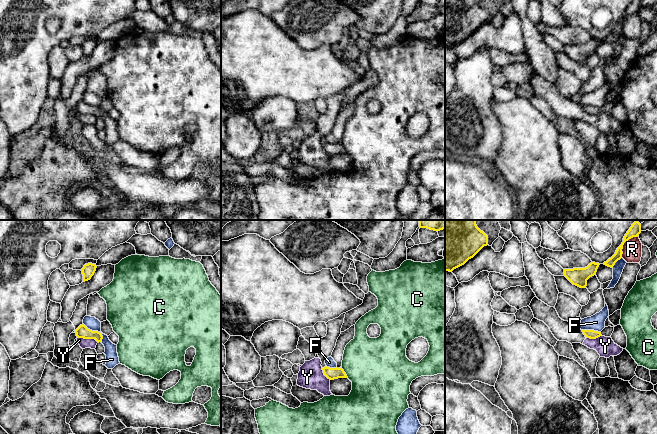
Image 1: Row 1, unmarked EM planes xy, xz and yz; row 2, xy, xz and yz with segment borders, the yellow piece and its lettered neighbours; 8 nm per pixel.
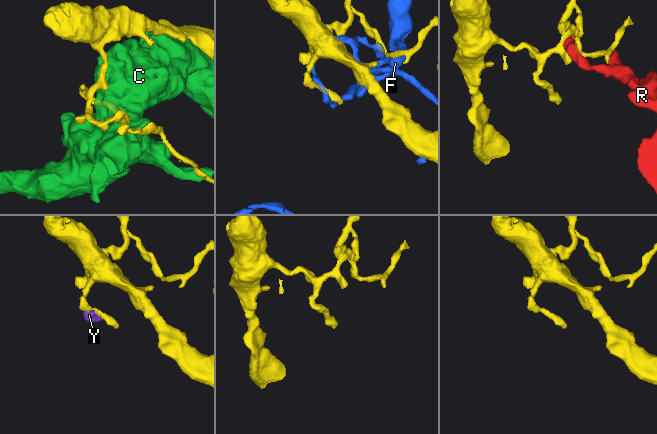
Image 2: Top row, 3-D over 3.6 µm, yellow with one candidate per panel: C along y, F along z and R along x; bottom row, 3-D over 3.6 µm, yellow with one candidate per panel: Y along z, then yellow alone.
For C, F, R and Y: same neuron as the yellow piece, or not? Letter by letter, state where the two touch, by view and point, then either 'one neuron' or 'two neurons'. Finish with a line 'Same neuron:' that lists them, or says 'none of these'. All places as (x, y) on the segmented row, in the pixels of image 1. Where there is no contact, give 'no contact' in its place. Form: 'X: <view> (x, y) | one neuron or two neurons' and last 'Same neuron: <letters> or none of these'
C: xz (345, 373) | two neurons
F: xy (96, 331) | two neurons
R: yz (623, 244) | two neurons
Y: xy (88, 338) | two neurons
Same neuron: none of these

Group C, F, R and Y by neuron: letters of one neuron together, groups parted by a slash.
C / F / R / Y

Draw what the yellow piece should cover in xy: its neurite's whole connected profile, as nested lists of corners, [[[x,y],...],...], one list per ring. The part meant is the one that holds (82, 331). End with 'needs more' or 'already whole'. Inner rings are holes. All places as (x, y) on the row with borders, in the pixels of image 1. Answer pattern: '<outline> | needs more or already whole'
[[[84,324],[80,325],[75,330],[77,338],[84,338],[84,339],[95,339],[98,343],[102,342],[103,336],[98,331],[92,331],[88,329]]] | already whole

